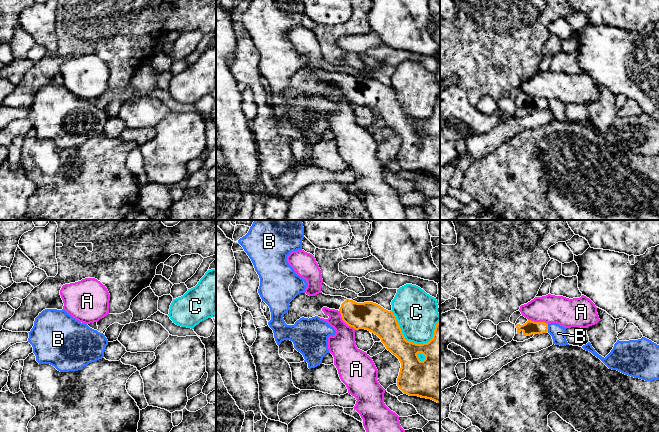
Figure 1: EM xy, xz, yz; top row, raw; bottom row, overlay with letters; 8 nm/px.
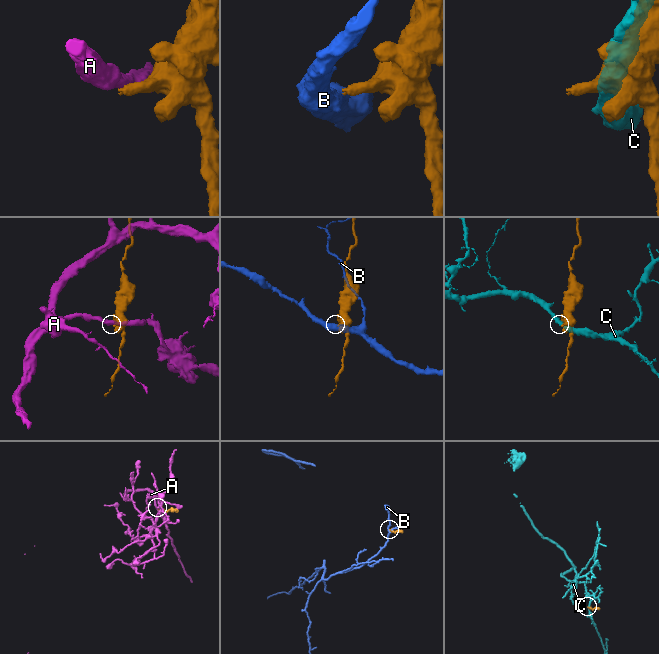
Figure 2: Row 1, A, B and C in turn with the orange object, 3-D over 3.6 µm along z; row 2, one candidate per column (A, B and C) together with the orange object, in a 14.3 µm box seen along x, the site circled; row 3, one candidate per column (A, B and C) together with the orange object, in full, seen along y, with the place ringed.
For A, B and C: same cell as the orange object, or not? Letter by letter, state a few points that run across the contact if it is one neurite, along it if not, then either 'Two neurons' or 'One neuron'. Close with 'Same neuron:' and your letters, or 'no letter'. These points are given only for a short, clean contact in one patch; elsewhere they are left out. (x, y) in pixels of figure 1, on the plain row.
A: Line: xz (339, 86), (341, 94), (355, 105). Two neurons
B: Two neurons
C: Two neurons
Same neuron: no letter

